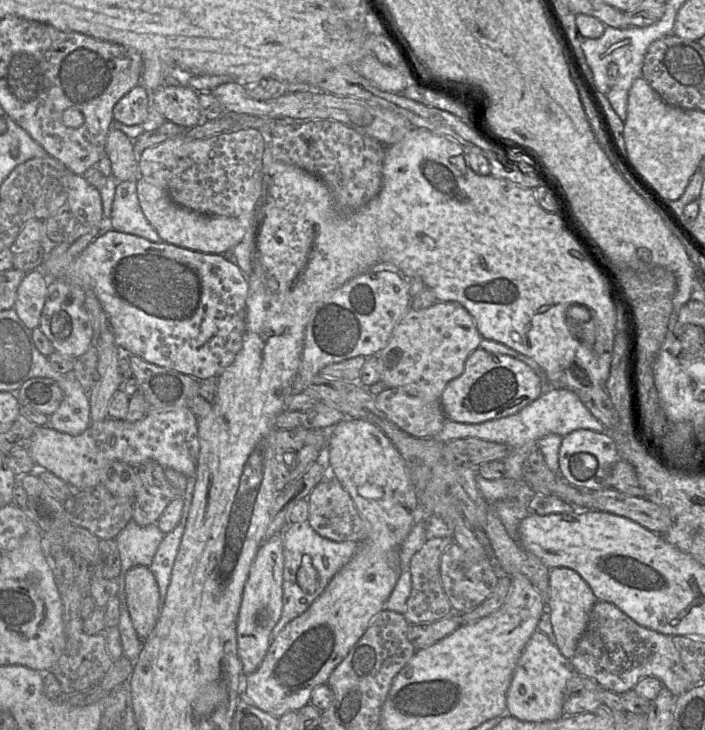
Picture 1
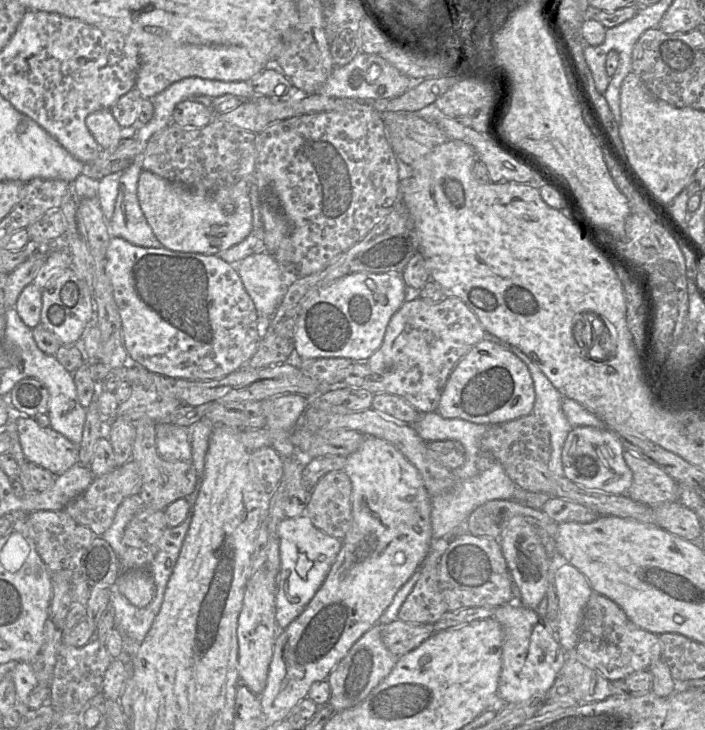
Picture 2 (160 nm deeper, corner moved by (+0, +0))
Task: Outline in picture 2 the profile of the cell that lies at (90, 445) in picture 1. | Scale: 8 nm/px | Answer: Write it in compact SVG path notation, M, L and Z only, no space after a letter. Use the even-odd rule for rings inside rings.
M17 417L15 423L22 451L29 462L45 468L54 476L79 463L79 445L72 443L51 427L41 427L33 417Z

